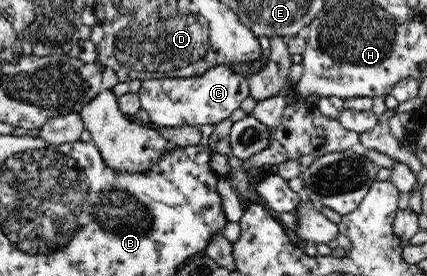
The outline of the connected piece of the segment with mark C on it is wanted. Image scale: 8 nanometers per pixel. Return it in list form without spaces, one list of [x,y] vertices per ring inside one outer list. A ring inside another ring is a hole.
[[[216,65],[199,77],[142,80],[138,96],[142,109],[151,118],[150,125],[157,129],[215,126],[241,108],[243,100],[250,96],[248,80],[248,76],[234,72],[227,65]]]

